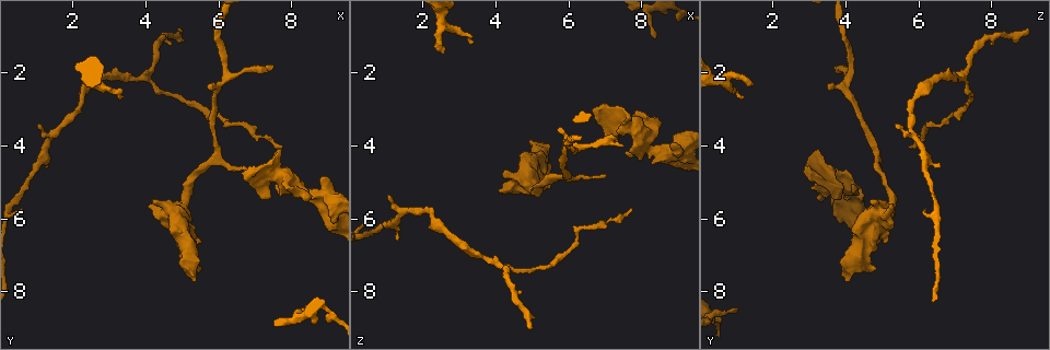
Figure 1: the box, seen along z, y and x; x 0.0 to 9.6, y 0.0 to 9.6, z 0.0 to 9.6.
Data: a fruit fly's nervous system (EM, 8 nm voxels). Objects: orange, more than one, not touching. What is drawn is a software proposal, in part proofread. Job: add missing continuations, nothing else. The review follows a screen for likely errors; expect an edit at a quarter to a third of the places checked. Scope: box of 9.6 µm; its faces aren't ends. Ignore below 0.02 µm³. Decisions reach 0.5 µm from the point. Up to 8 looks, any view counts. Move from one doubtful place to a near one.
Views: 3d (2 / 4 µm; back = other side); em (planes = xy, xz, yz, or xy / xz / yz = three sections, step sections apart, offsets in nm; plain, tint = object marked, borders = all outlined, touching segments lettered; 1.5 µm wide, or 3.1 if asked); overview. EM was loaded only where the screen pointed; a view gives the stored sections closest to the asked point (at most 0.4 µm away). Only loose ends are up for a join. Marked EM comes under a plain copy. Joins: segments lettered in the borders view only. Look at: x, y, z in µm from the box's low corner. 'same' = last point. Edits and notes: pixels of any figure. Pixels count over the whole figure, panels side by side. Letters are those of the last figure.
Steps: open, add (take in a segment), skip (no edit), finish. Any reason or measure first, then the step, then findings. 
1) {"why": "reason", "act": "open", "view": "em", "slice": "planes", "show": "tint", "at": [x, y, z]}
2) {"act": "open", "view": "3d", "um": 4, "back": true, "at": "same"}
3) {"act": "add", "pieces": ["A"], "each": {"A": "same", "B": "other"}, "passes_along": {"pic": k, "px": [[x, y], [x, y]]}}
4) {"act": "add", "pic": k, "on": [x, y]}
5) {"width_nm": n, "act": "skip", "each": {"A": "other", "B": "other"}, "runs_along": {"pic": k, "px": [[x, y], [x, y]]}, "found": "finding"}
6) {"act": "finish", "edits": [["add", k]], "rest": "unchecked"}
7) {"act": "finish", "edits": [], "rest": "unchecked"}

{"why": "free end", "act": "open", "view": "em", "slice": "planes", "show": "borders", "at": [5.35, 7.70, 4.00]}

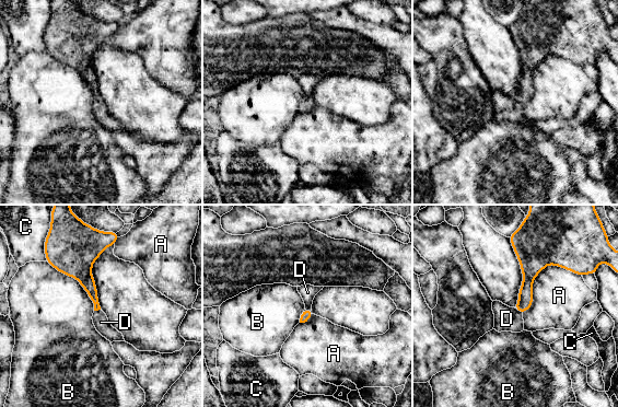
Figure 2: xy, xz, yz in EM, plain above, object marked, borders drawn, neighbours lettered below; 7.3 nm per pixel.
{"act": "add", "pieces": ["D"], "each": {"A": "other", "B": "other", "C": "other", "D": "same"}, "passes_along": {"pic": 2, "px": [[525, 295], [517, 310], [506, 318]]}, "found": "the neuron continues"}

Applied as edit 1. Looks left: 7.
{"why": "tapers out", "act": "open", "view": "3d", "um": 4, "at": [7.50, 1.85, 4.05]}

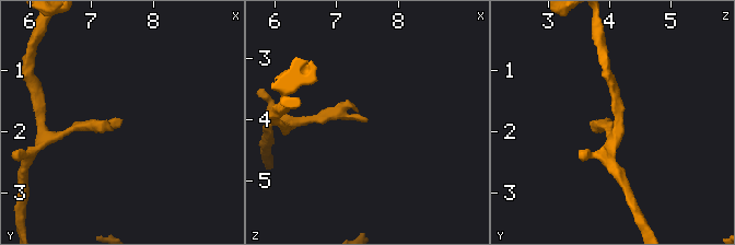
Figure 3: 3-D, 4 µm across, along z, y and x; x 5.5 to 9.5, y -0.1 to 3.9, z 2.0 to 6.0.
{"why": "need the tissue", "act": "open", "view": "em", "slice": "planes", "show": "borders", "at": [7.50, 1.90, 4.00]}

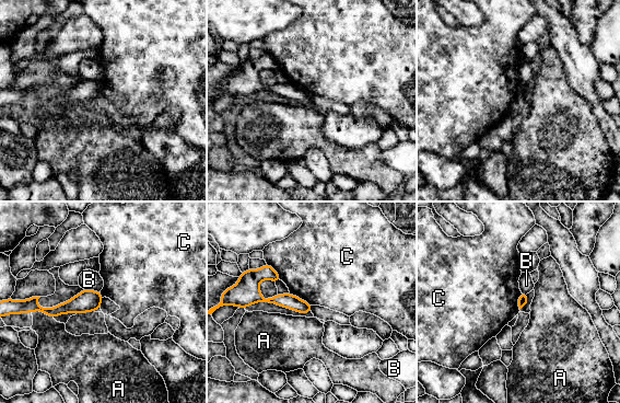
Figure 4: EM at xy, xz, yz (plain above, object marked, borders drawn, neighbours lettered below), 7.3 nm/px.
{"act": "skip", "each": {"A": "other", "B": "other", "C": "other"}, "found": "no lettered segment goes on from it"}

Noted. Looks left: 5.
{"why": "branch stops here", "act": "open", "view": "3d", "um": 2, "at": [8.50, 5.50, 3.30]}

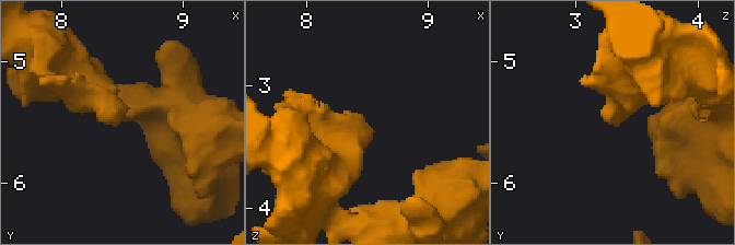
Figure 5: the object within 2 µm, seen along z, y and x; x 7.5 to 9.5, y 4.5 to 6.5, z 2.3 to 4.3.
{"act": "open", "view": "em", "slice": "xz", "step": 4, "show": "borders", "at": [8.46, 5.50, 3.28]}

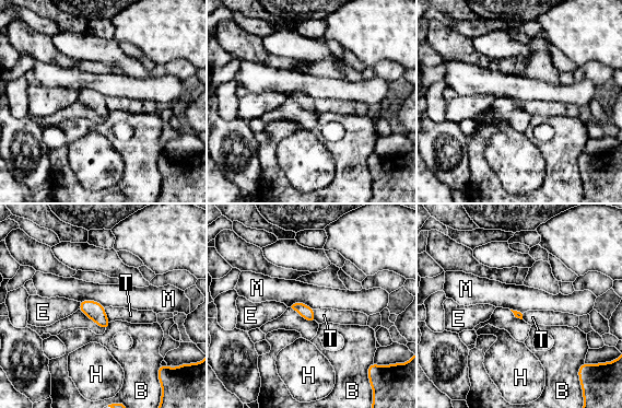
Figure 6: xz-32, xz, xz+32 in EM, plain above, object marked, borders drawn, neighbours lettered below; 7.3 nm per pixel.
{"act": "open", "view": "em", "slice": "planes", "show": "borders", "at": "same"}

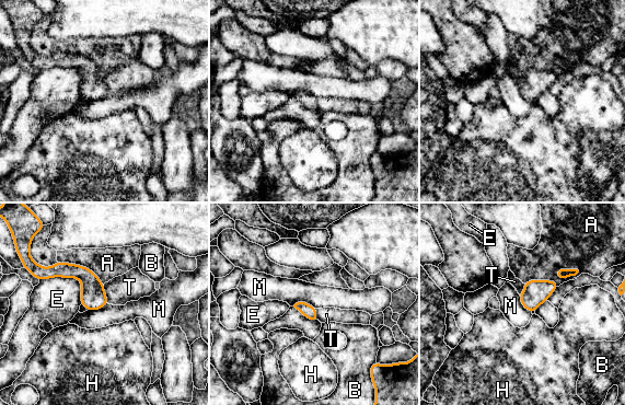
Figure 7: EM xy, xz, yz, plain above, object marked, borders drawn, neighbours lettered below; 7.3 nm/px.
{"longest_contact_nm": ["E", 360], "act": "skip", "each": {"A": "other", "B": "other", "E": "other", "H": "other", "M": "other", "T": "other"}, "border": {"pic": 7, "px": [[292, 305], [307, 302], [316, 308]]}, "found": "none of them fits"}

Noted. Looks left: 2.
{"act": "finish", "edits": [["add", 2]], "rest": "unchecked"}

